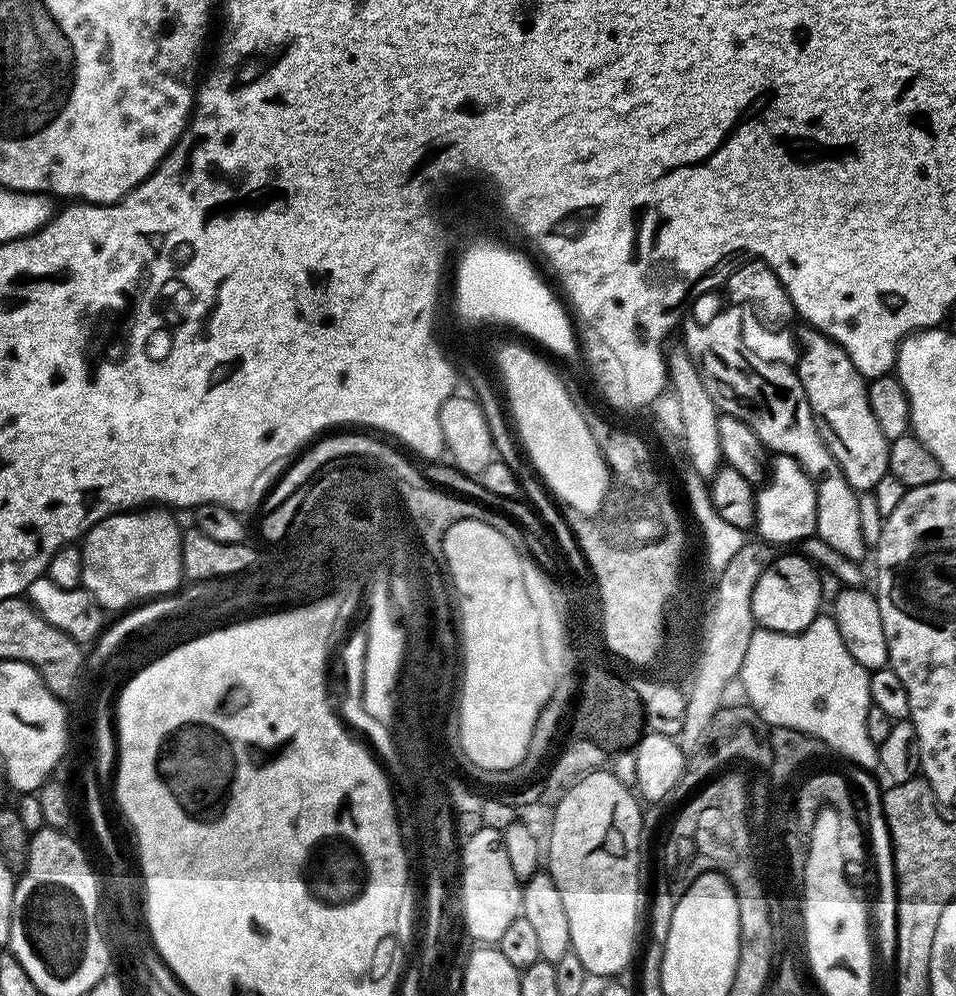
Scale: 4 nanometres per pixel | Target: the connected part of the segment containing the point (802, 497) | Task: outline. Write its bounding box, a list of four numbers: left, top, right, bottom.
[755,454,817,548]

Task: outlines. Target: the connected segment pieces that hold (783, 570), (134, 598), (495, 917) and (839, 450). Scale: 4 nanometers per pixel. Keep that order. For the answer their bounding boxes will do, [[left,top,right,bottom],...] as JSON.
[[752,555,822,632],[80,506,182,613],[459,827,522,945],[794,327,890,493]]

